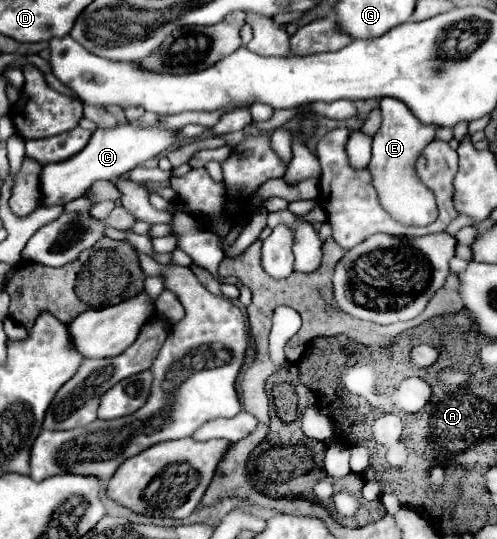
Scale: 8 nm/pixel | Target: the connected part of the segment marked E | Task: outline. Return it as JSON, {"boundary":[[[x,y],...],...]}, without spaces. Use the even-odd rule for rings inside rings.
{"boundary":[[[383,98],[381,112],[383,124],[373,136],[373,158],[369,162],[379,200],[395,220],[409,226],[427,226],[437,218],[435,196],[427,186],[421,184],[413,170],[413,164],[423,148],[435,138],[437,128],[433,128],[433,124],[421,124],[421,120],[413,116],[407,104],[397,98]]]}

